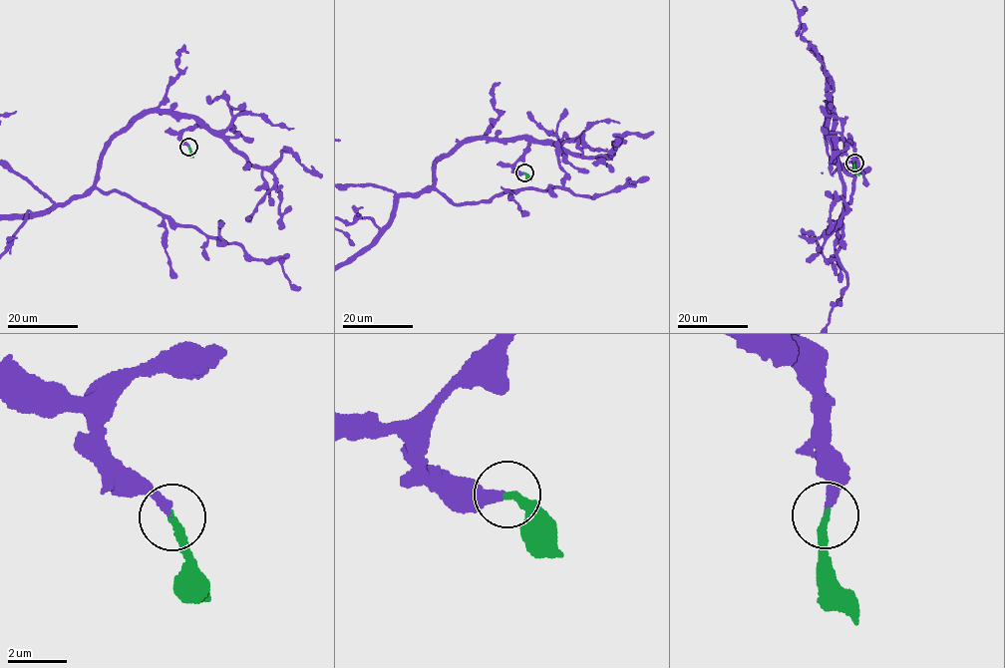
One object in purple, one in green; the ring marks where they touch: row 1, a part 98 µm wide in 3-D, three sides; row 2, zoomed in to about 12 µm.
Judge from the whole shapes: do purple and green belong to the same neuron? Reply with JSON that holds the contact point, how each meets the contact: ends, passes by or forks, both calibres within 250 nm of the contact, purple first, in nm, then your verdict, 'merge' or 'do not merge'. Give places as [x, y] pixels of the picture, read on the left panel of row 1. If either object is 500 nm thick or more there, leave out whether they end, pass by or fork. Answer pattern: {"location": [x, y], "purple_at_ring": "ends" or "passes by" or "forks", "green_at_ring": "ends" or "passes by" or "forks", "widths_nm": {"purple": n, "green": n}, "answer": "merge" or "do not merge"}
{"location": [188, 147], "purple_at_ring": "ends", "green_at_ring": "ends", "widths_nm": {"purple": 280, "green": 280}, "answer": "merge"}

